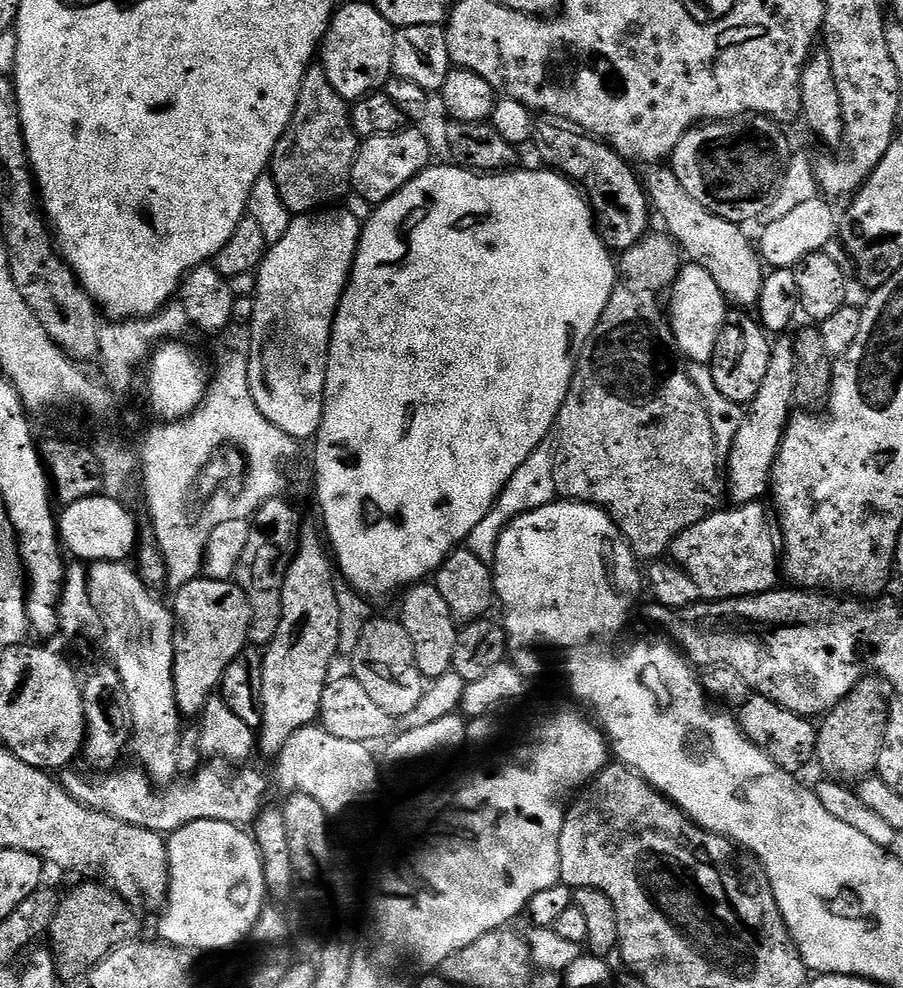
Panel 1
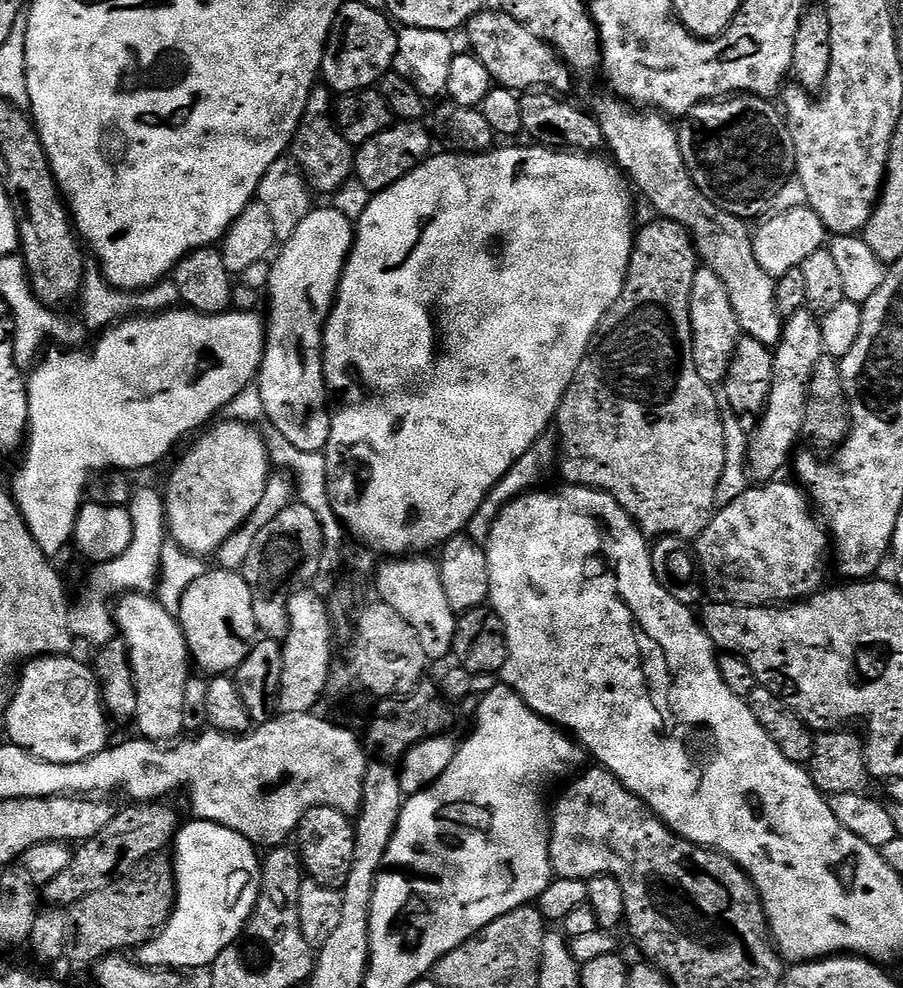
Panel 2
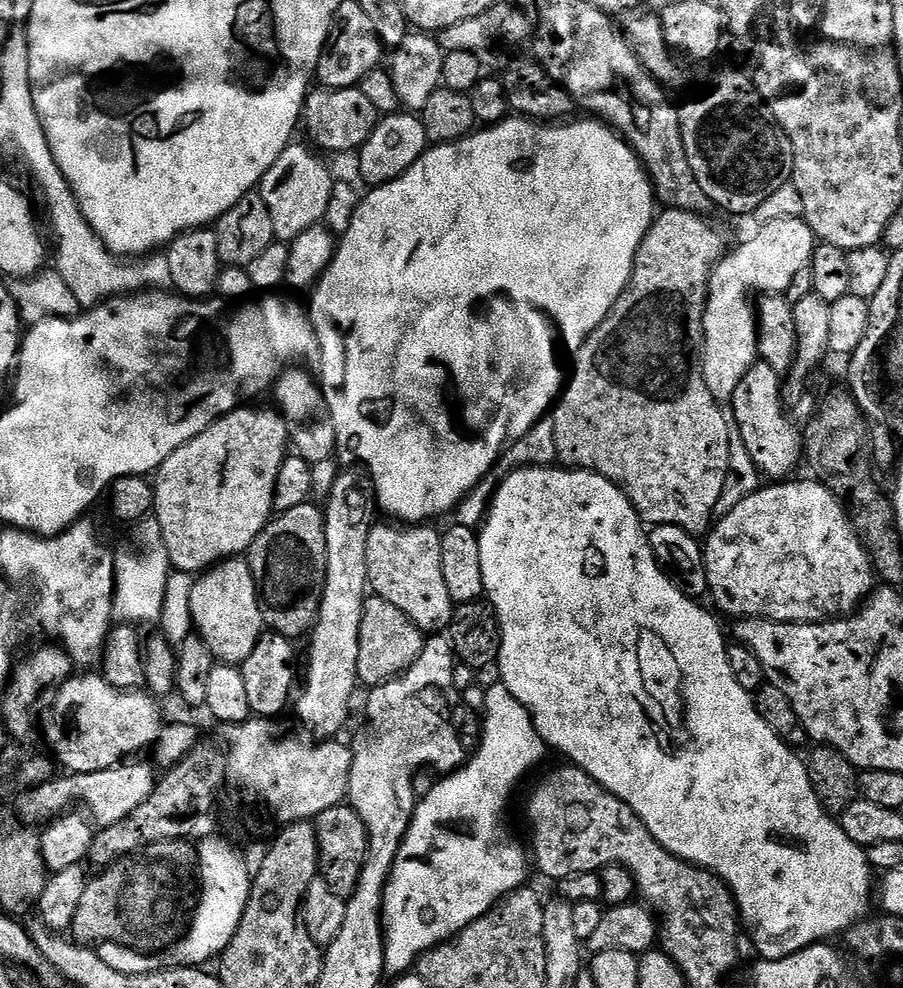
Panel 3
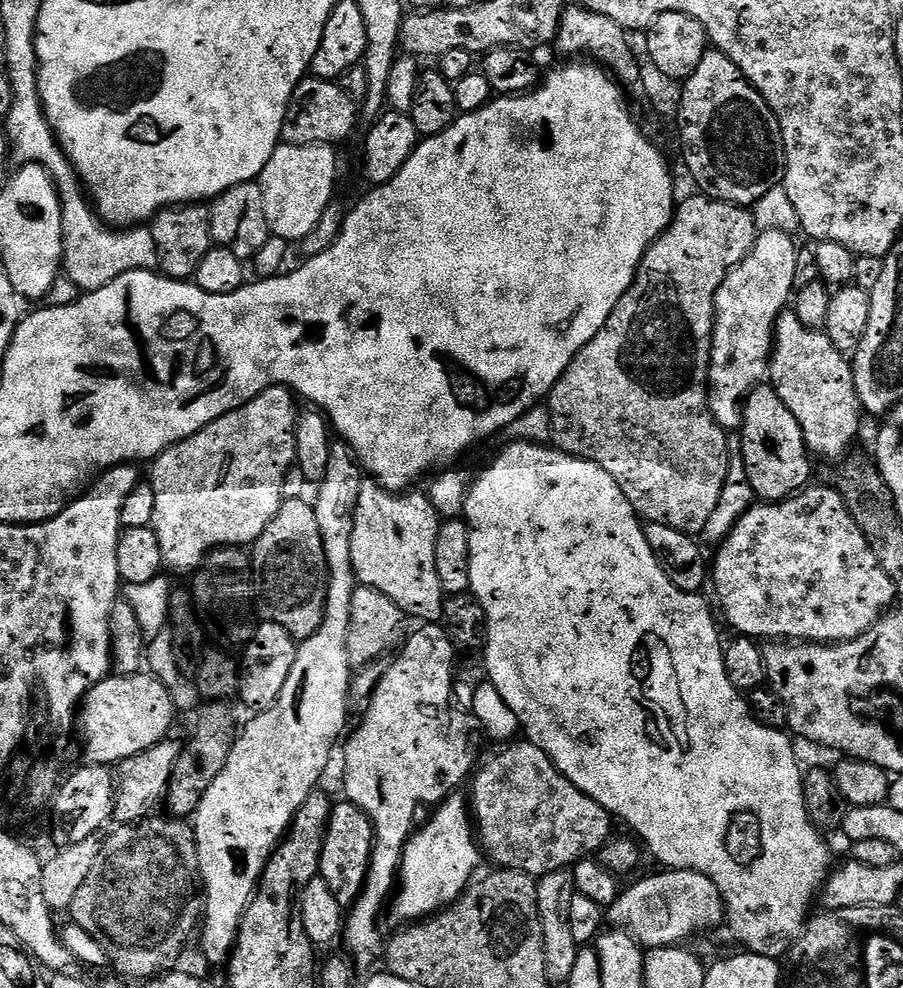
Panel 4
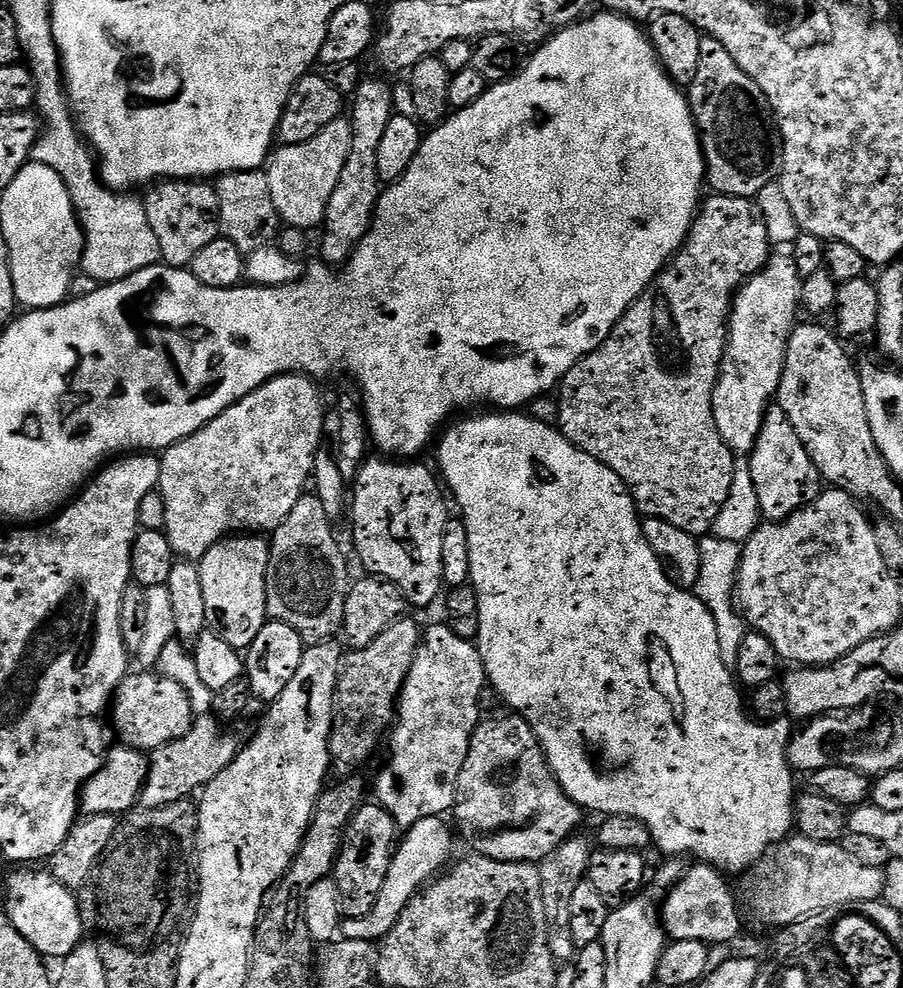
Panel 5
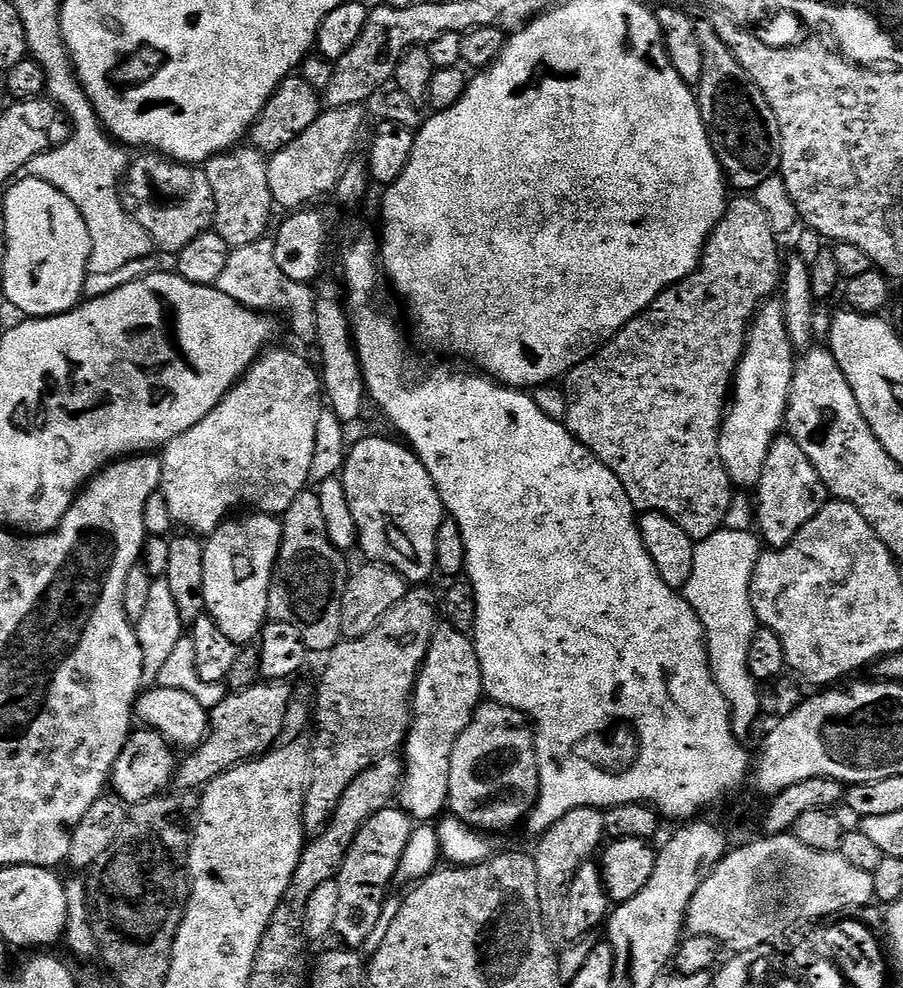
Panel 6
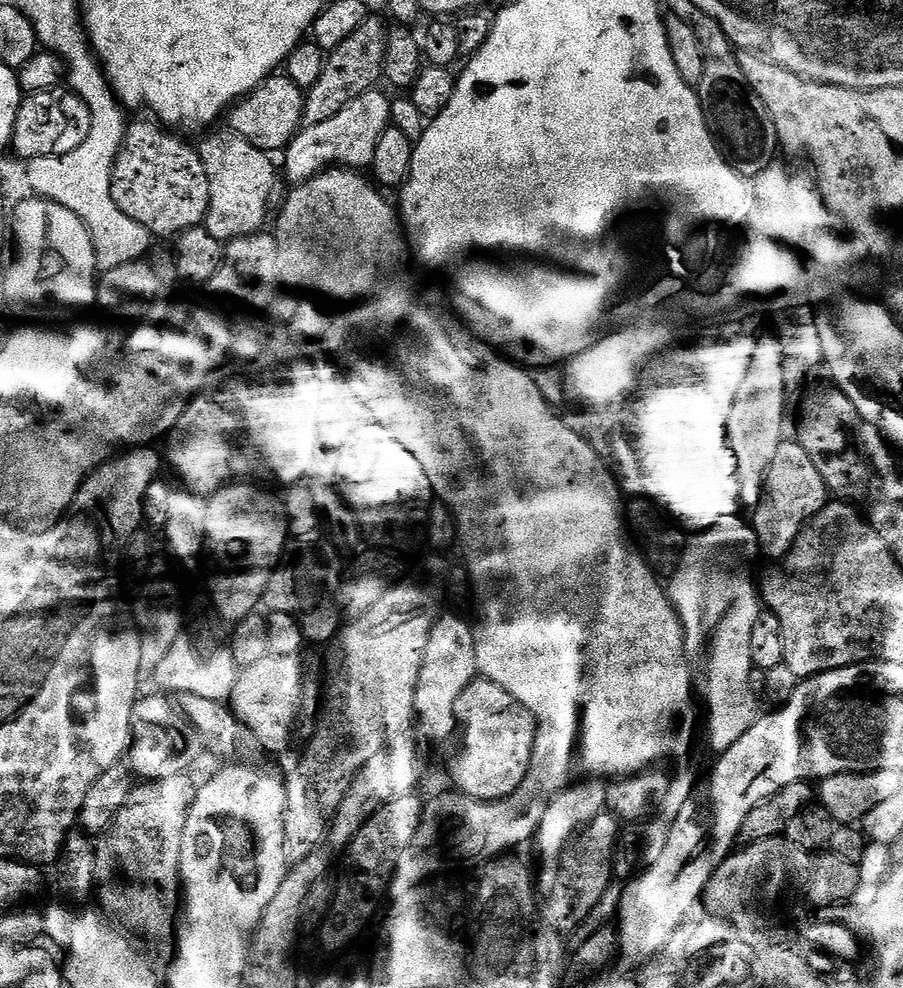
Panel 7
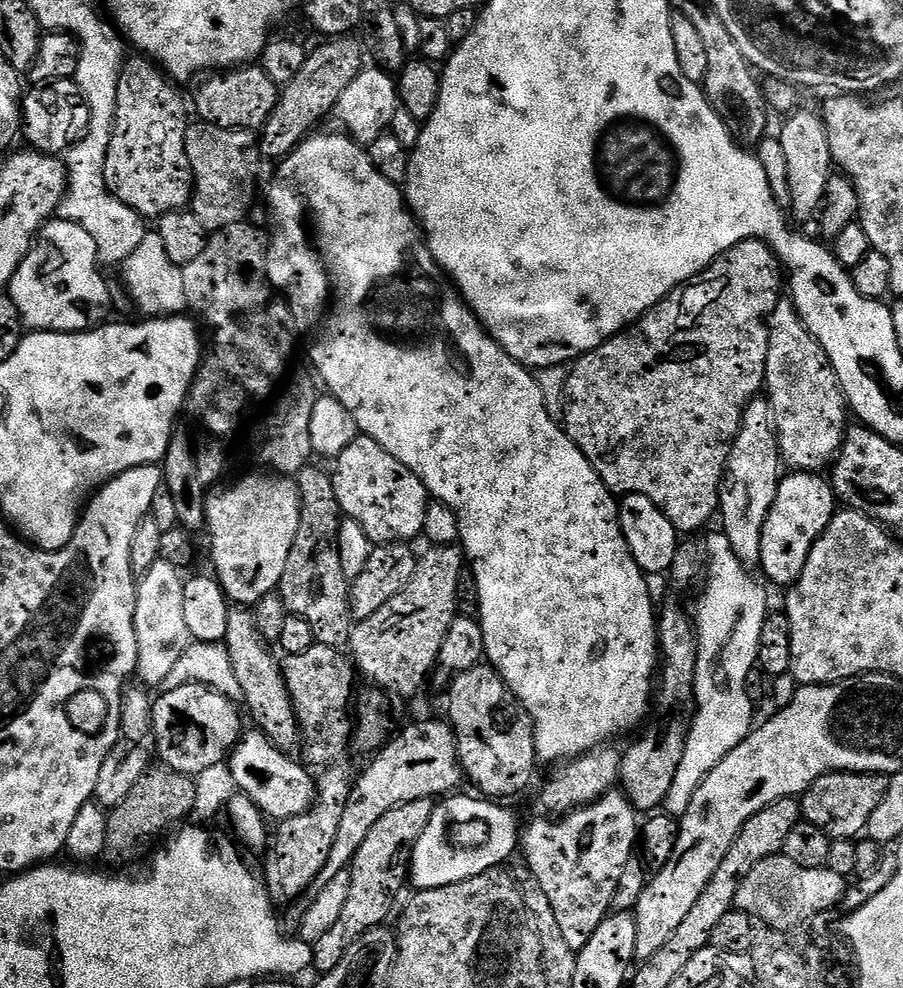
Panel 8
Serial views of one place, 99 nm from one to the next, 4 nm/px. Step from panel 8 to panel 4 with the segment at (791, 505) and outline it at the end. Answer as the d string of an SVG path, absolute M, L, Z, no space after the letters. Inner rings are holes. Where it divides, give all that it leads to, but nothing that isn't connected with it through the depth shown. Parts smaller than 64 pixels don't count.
M761 383L744 401L744 417L740 423L738 435L742 442L742 462L746 462L746 478L750 478L750 486L756 491L756 495L761 501L786 500L789 496L803 492L805 488L809 487L811 480L808 479L812 476L814 460L804 441L802 426L798 426L798 418L794 418L794 414L790 414L786 402L782 402L782 398L778 398L771 383Z

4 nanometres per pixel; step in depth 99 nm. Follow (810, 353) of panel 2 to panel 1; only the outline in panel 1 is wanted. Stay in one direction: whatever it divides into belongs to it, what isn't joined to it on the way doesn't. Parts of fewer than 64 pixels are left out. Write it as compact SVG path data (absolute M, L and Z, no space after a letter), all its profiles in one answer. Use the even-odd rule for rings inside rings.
M784 334L773 343L770 354L770 366L766 370L766 379L758 389L758 394L744 408L742 426L738 426L738 434L734 434L734 446L726 458L726 496L733 505L754 504L763 501L769 495L772 487L772 471L774 462L778 458L778 450L782 446L784 432L788 428L788 421L794 415L796 404L796 341L791 335Z

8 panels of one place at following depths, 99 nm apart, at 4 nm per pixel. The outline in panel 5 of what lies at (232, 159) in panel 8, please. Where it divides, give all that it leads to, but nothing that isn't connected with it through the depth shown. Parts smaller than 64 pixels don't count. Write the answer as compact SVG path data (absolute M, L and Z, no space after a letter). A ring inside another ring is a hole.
M267 171L231 172L219 177L214 187L218 194L220 231L223 239L234 242L234 246L238 246L238 250L246 254L271 245L277 239L282 221L274 206L274 198L270 198Z

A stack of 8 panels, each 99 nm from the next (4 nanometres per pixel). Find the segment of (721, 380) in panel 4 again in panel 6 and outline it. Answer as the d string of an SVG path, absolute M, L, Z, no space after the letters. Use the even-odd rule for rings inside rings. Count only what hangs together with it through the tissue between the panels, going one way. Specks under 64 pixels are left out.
M769 298L757 308L752 318L744 353L736 364L730 403L720 426L720 457L733 485L740 487L741 484L744 487L741 489L752 490L760 483L766 454L770 454L770 446L785 427L784 411L788 408L790 382L795 369L796 360L790 334L786 330L783 303Z

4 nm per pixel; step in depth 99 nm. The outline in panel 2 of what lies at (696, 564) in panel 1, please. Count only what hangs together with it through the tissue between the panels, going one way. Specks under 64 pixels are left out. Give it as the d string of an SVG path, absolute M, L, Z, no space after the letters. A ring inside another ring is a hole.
M780 483L750 486L742 498L734 498L730 506L719 509L706 530L696 537L694 555L703 583L709 589L720 588L721 601L753 606L787 606L821 591L825 583L824 559L830 556L830 537L807 495L795 483Z

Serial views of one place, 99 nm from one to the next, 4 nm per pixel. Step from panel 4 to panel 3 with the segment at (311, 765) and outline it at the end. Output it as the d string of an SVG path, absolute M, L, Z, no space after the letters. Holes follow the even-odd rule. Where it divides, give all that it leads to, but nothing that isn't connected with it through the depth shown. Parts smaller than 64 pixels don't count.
M341 471L322 504L326 532L326 582L316 623L310 629L312 645L308 648L308 673L304 676L304 689L301 690L300 697L298 692L294 700L297 718L316 735L313 736L316 738L332 738L337 735L336 731L343 726L344 719L348 716L348 703L352 700L352 691L358 688L356 671L360 623L364 601L370 592L366 570L366 538L370 534L373 521L368 520L368 511L374 508L372 481L363 471L360 472Z

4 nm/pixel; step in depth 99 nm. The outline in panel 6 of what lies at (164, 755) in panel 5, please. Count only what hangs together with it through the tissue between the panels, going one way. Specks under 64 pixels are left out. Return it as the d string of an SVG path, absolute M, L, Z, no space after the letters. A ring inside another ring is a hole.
M259 682L243 689L240 692L232 692L225 695L218 706L210 709L210 727L207 738L201 742L195 750L189 751L188 756L179 761L174 777L174 784L180 790L200 790L207 786L211 780L218 778L223 772L228 772L238 764L254 760L271 752L277 747L280 735L284 732L284 723L288 720L288 707L292 704L292 687L288 682Z

